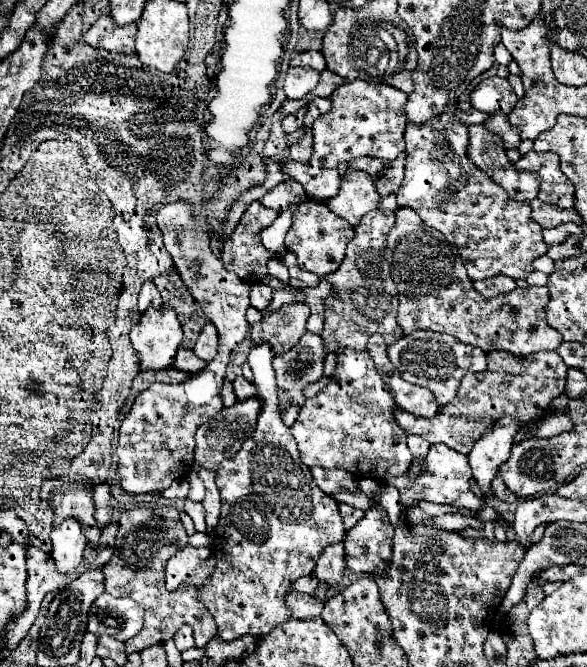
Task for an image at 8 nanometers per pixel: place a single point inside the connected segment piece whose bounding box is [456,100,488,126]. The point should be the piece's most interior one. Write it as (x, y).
(468, 115)

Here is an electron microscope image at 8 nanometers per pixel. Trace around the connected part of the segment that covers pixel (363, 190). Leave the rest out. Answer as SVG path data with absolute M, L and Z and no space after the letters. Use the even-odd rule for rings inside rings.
M348 167L342 180L342 188L338 196L332 198L332 202L326 202L332 206L332 212L346 218L352 226L356 226L362 216L378 206L380 194L374 188L374 182L364 172Z

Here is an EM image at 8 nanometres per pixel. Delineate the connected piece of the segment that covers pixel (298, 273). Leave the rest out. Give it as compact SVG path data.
M286 252L286 256L282 258L282 262L284 262L284 264L288 266L288 270L290 270L290 282L288 282L290 286L294 286L294 288L306 288L306 286L316 286L316 284L320 282L320 278L318 278L316 274L298 268L296 256L294 256L292 252Z

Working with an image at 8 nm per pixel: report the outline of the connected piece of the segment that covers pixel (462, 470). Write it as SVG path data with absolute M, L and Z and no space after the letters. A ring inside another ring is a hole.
M432 444L422 464L422 472L414 480L410 480L410 472L404 472L402 476L386 476L382 480L382 486L398 488L400 502L404 506L414 506L420 500L428 500L428 502L450 504L456 508L466 508L470 512L476 512L482 506L482 502L470 490L470 478L472 478L472 470L468 464L468 456L458 454L452 448L446 448L446 444Z

